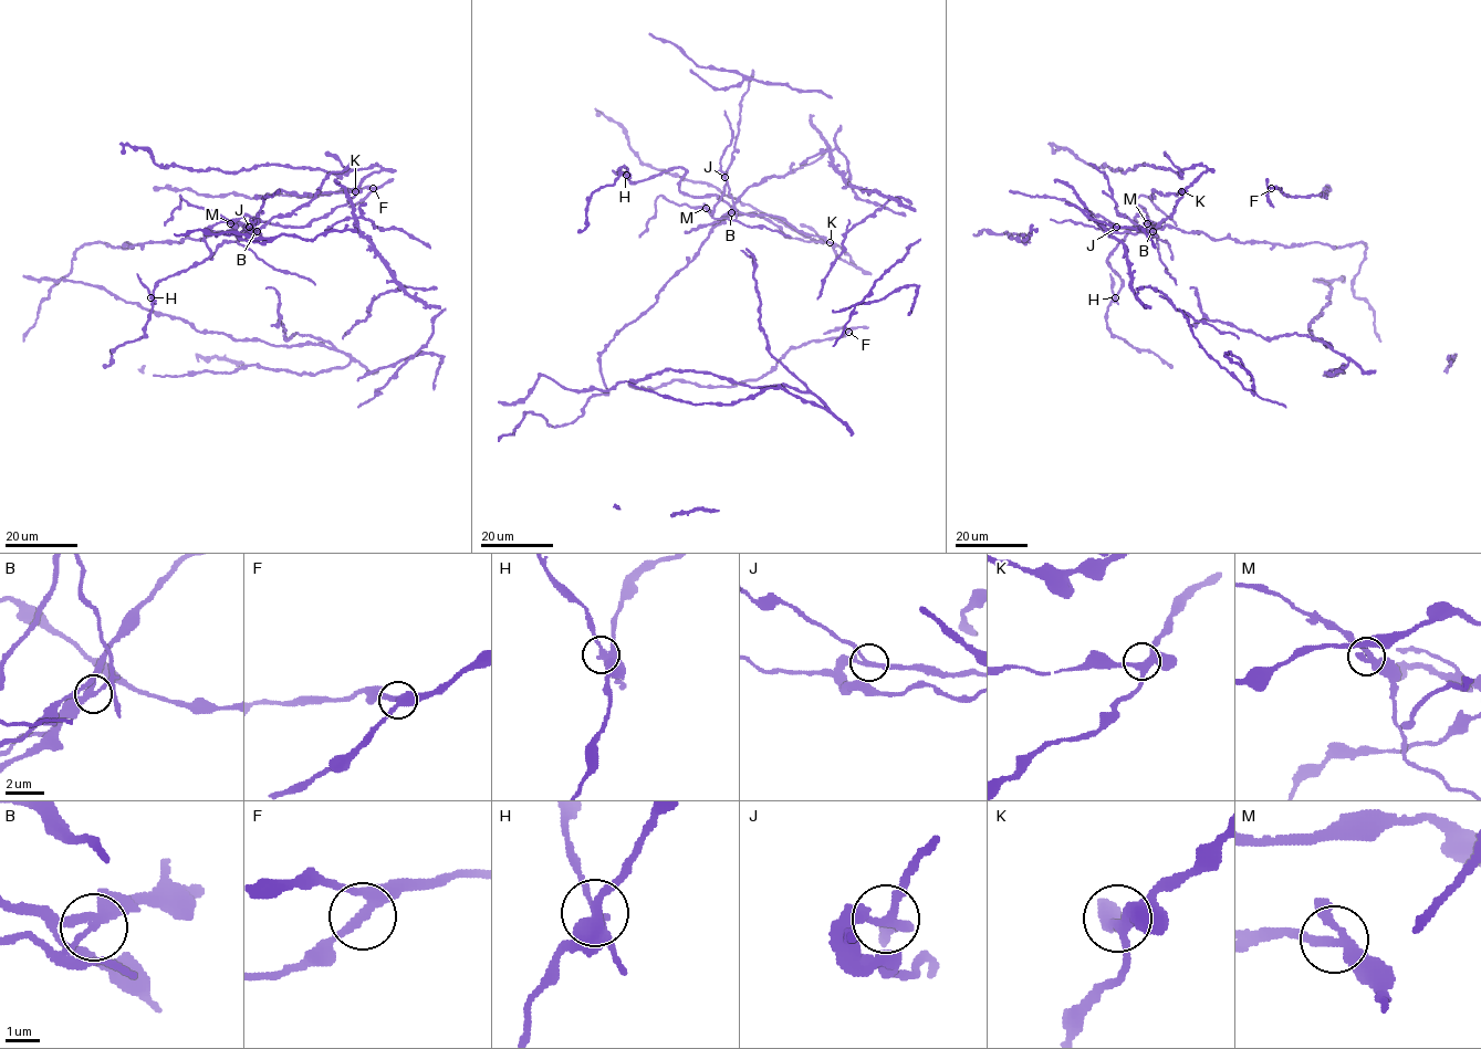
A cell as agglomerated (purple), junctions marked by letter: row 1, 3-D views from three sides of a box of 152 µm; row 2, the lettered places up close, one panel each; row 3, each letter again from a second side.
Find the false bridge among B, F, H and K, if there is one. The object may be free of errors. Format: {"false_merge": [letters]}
{"false_merge": ["B"]}

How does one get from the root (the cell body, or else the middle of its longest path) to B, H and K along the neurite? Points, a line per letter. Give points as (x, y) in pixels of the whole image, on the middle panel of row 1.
B: (612, 339), (656, 302), (664, 285), (692, 260), (709, 232), (731, 213)
H: (612, 339), (734, 209), (720, 172), (711, 214), (704, 198), (679, 190), (682, 168), (636, 182), (626, 175)
K: (612, 339), (734, 209), (720, 172), (725, 192), (710, 214), (704, 198), (716, 195), (830, 242)

